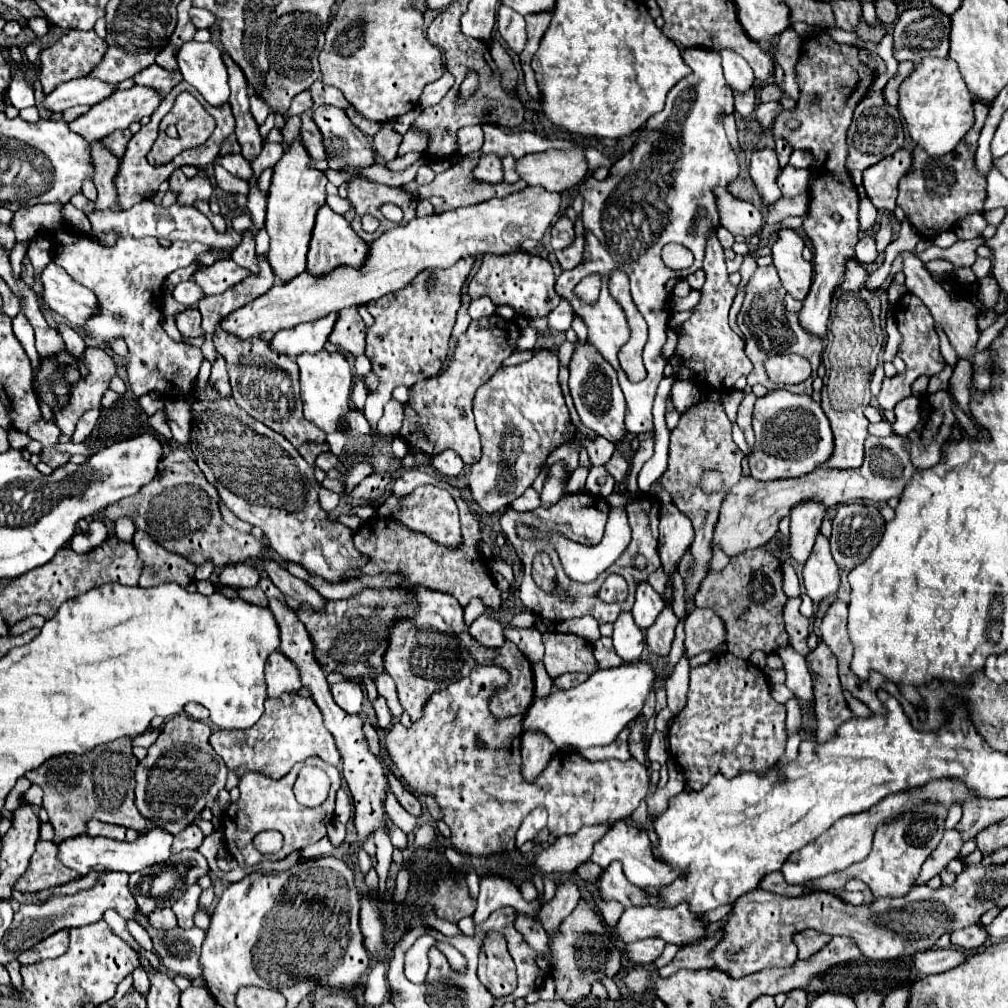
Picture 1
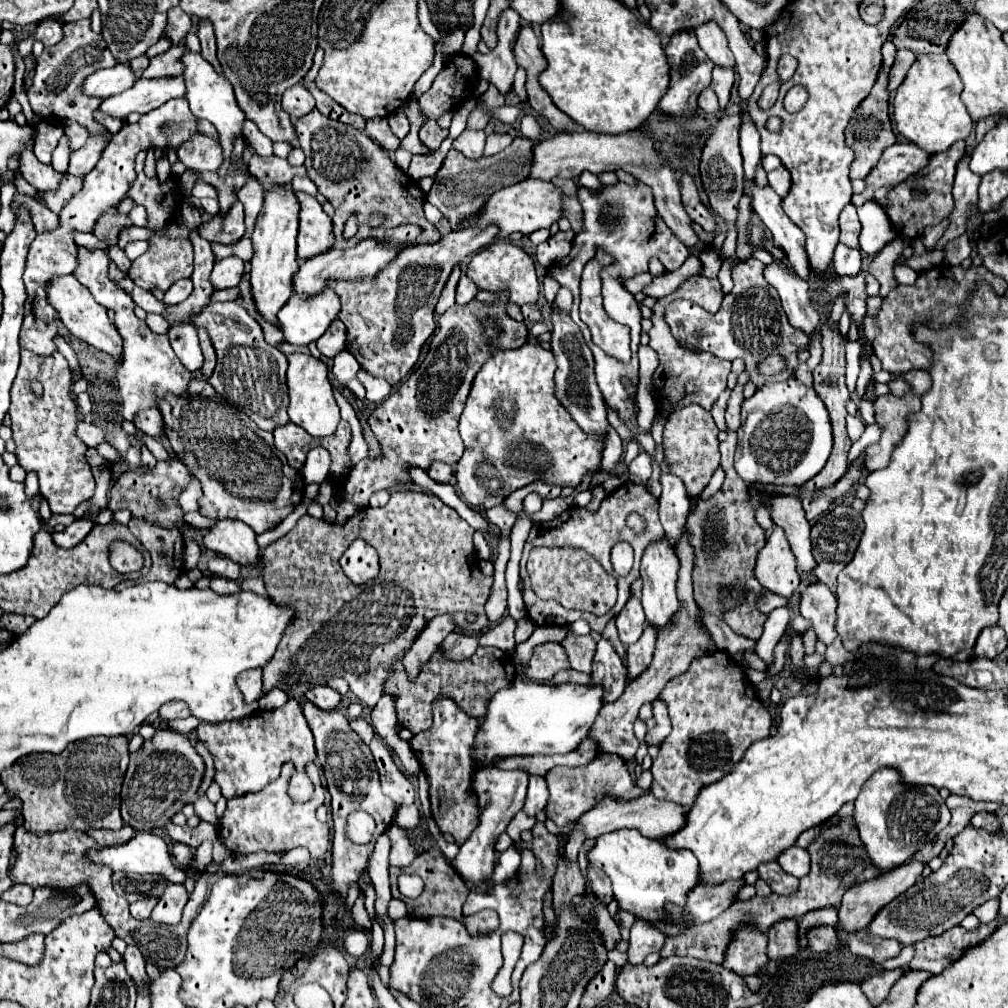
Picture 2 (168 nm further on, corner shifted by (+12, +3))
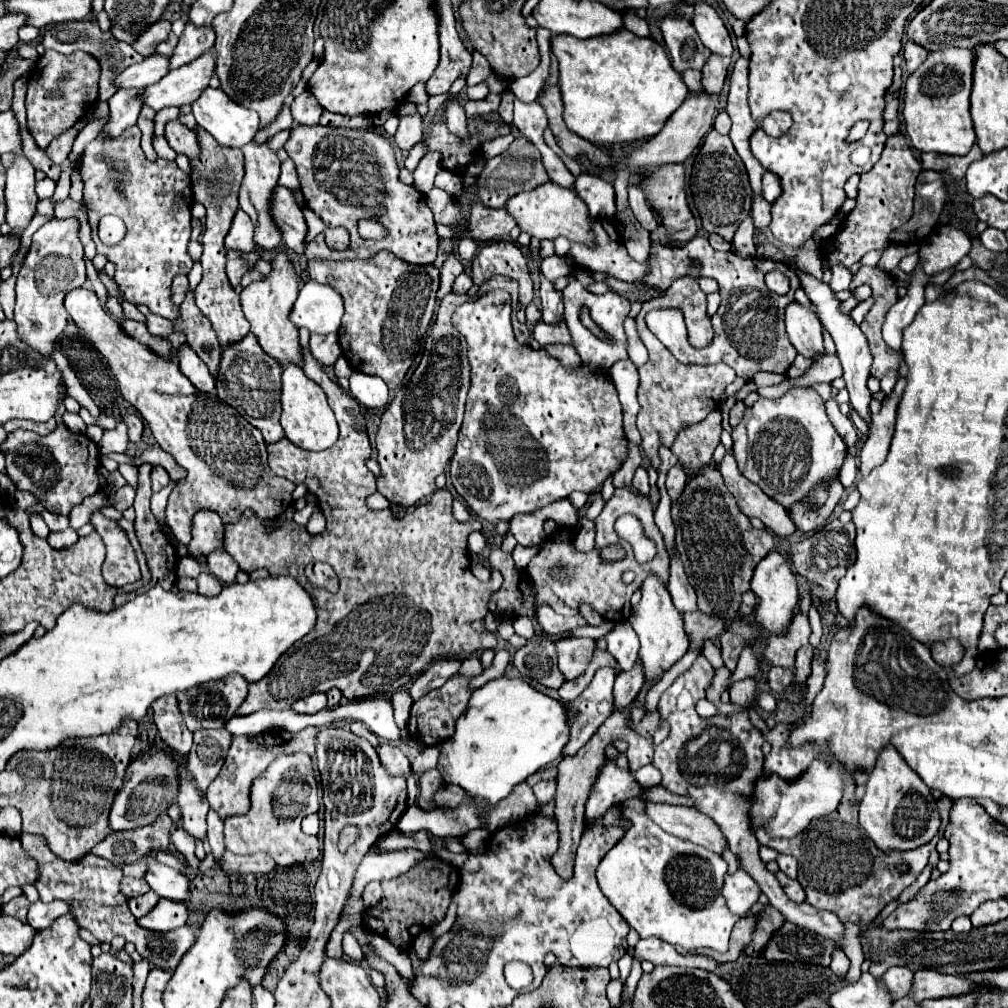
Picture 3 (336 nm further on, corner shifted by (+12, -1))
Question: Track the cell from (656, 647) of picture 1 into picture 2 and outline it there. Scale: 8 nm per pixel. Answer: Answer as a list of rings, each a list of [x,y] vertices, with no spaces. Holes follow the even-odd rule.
[[[647,625],[639,641],[631,643],[627,647],[627,671],[629,677],[639,677],[651,663],[653,651],[655,651],[655,639],[657,639],[657,629],[653,625]]]

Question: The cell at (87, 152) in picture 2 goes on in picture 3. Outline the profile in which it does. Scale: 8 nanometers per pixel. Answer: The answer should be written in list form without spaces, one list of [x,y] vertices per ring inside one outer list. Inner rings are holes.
[[[119,89],[111,99],[109,99],[109,111],[111,111],[111,121],[103,129],[103,133],[121,135],[125,127],[131,127],[137,123],[137,117],[141,113],[141,95],[143,89]]]

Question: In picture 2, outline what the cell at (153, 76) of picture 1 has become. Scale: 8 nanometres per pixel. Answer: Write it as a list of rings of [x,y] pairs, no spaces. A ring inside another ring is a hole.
[[[173,45],[169,51],[153,57],[149,67],[143,71],[143,77],[145,79],[157,79],[157,77],[181,75],[181,61],[179,61],[181,51],[185,51],[185,47]]]

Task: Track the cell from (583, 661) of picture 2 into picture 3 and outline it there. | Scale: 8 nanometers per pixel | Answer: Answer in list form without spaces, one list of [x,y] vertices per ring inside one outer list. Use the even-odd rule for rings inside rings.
[[[561,637],[555,641],[559,671],[567,681],[577,679],[579,675],[585,673],[593,649],[595,649],[595,641],[585,637]]]

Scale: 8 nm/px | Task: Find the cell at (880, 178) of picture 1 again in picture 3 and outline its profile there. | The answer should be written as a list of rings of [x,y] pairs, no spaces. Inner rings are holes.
[[[977,143],[971,147],[971,151],[963,157],[957,157],[957,155],[929,155],[929,153],[921,153],[921,165],[923,169],[933,169],[937,173],[943,173],[943,175],[949,175],[953,177],[953,181],[959,181],[963,179],[967,167],[973,163],[973,161],[979,161],[983,155],[981,155],[981,149],[977,147]]]

